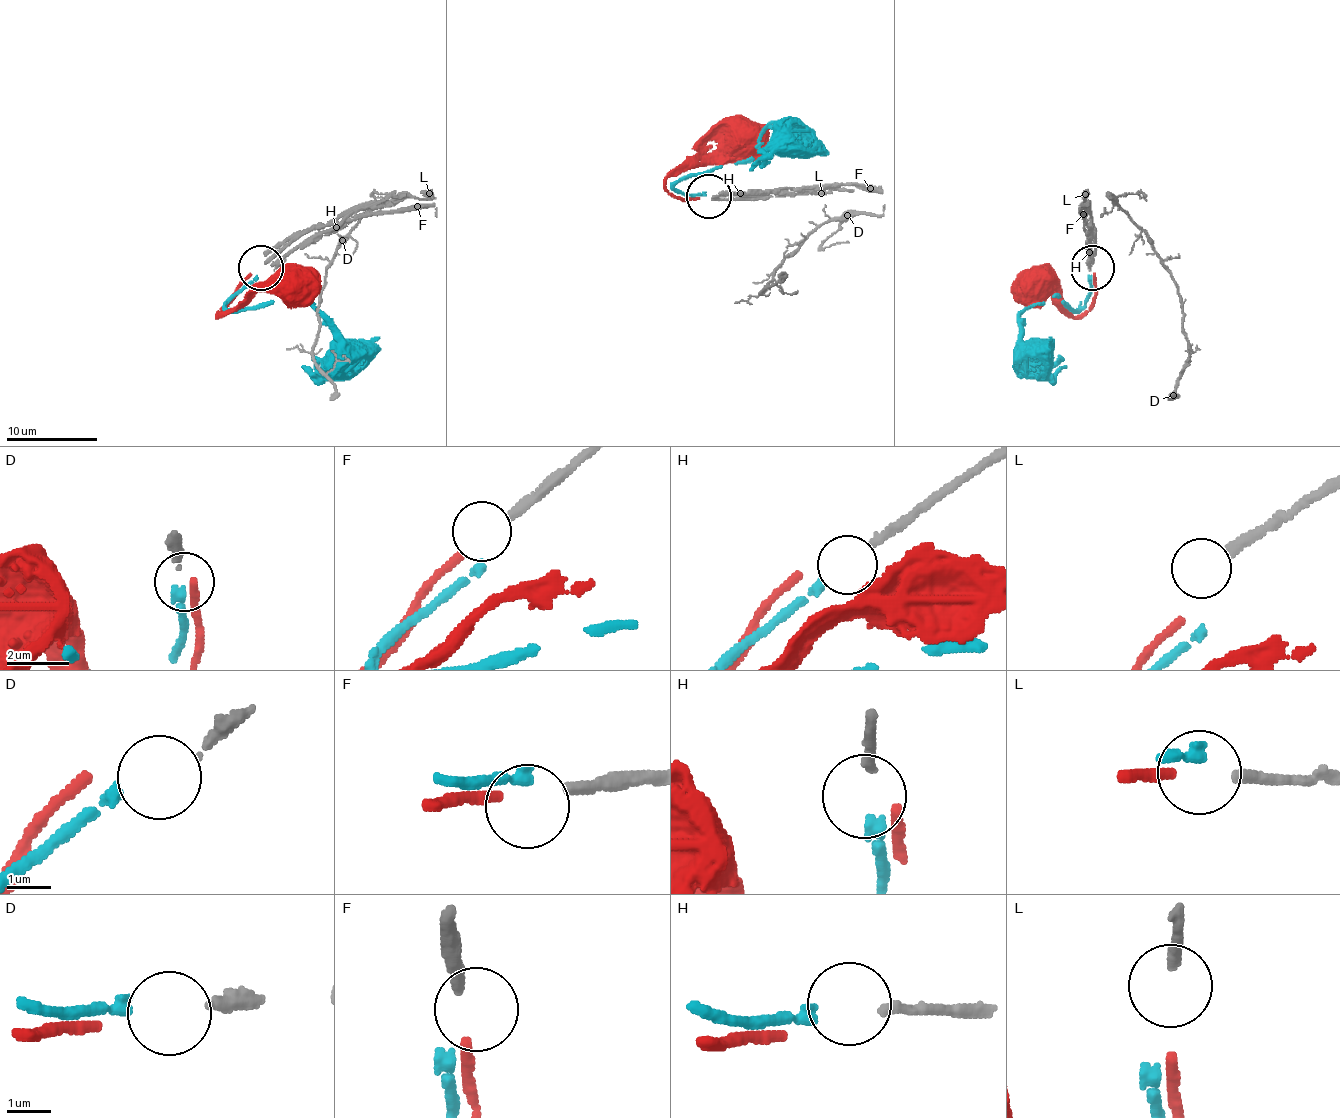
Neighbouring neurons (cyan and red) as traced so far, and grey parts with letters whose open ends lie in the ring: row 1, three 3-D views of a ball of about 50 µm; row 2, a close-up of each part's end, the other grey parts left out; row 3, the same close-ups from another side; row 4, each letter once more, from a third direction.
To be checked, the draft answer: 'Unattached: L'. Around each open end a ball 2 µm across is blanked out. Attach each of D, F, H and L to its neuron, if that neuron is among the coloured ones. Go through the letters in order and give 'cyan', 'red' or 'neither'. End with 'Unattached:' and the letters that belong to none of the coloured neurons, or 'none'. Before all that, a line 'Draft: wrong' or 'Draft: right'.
Draft: wrong
D: neither
F: red
H: cyan
L: neither
Unattached: D, L

